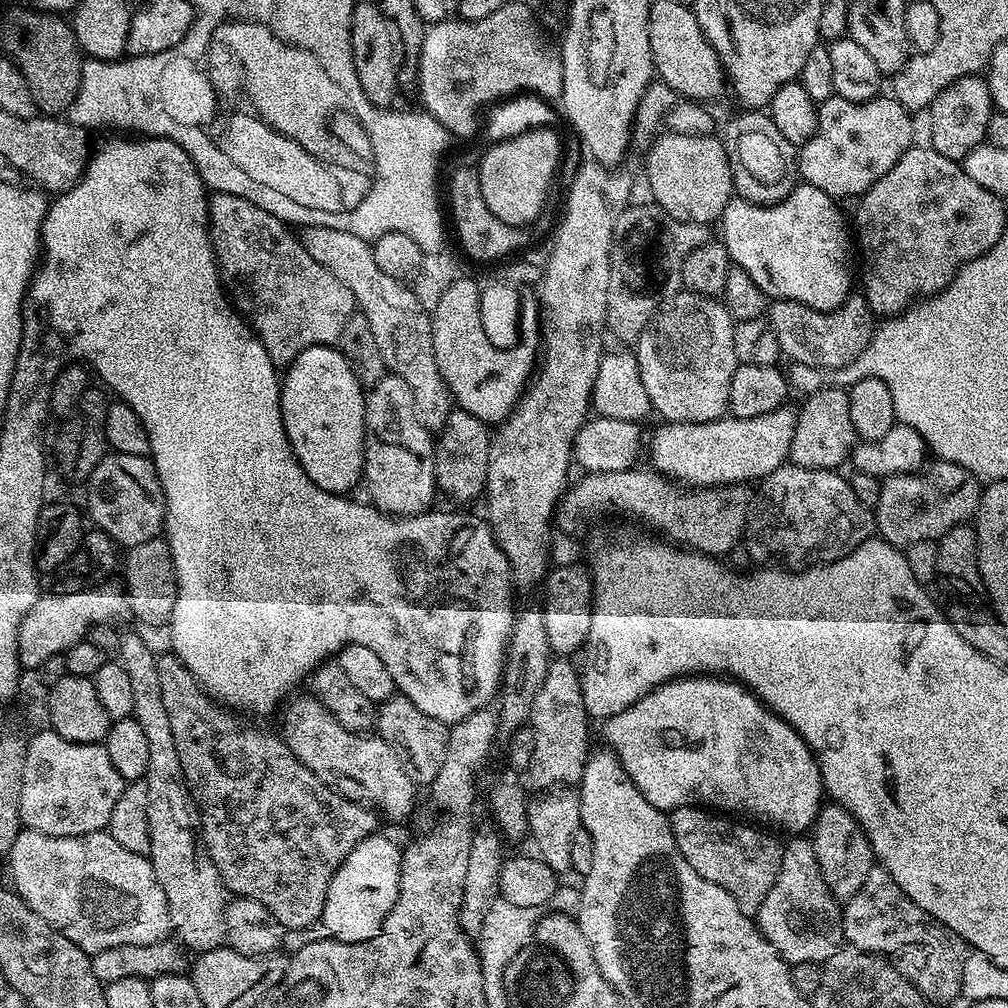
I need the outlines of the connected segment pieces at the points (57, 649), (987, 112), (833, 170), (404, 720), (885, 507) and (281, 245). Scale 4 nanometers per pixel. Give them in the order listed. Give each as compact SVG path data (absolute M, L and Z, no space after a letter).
M112 582L97 583L85 588L83 592L37 596L34 606L30 606L30 614L22 618L22 626L18 630L18 658L21 669L39 670L46 658L61 655L67 648L85 639L96 623L116 626L120 624L119 620L129 619L127 591L119 583L108 583Z
M983 75L963 76L958 82L950 82L927 109L928 132L932 135L930 147L946 158L960 162L970 150L985 143L986 126L994 111L992 95Z
M881 94L864 104L834 95L818 107L818 130L814 138L810 138L810 142L799 145L798 148L800 180L822 190L827 196L863 196L866 190L870 190L870 186L874 186L874 182L878 182L878 178L882 178L882 174L890 174L890 170L894 170L894 162L898 162L898 158L902 158L902 154L913 147L909 109L903 108L891 95Z
M393 694L389 700L385 700L379 705L375 731L386 742L386 746L390 746L390 750L398 758L398 762L402 762L402 770L406 770L406 774L410 774L412 781L418 786L431 785L438 770L442 770L442 762L446 758L449 725L438 722L438 718L430 718L430 714L422 714L422 710L418 710L418 706L414 706L414 702L410 702L406 696Z
M941 459L932 463L919 472L887 477L880 485L874 509L876 532L879 539L895 548L903 550L914 542L939 541L951 528L969 523L975 517L980 504L981 481L957 464Z
M212 192L208 198L208 236L212 239L212 252L216 256L216 267L220 283L232 301L237 312L248 321L248 327L262 342L266 354L273 364L287 366L302 350L310 346L335 345L342 334L346 318L357 311L356 299L330 270L318 266L314 258L300 244L295 235L291 236L289 225L259 208L246 198L234 198L234 194Z

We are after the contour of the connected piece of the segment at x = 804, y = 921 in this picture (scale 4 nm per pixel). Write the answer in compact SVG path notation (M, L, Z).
M792 838L782 848L782 866L770 894L755 914L760 933L774 946L774 950L790 966L798 962L823 965L845 943L844 913L841 901L834 899L832 891L822 878L818 854L814 854L811 839Z

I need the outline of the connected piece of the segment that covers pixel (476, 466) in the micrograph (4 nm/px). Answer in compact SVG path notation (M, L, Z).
M453 410L449 414L434 440L436 487L443 495L445 492L452 500L472 500L484 492L489 439L489 425L474 418L474 414L463 410Z

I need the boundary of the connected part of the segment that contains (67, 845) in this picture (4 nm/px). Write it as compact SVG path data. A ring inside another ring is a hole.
M24 828L18 834L18 838L14 838L14 846L10 846L6 860L8 860L8 872L12 875L11 887L23 898L26 906L30 906L30 910L34 910L34 914L42 914L42 918L46 918L46 922L50 922L50 926L54 926L54 930L66 934L66 938L70 938L70 942L74 942L74 946L78 946L86 953L110 950L110 946L142 946L169 939L172 932L170 910L166 906L166 894L162 894L162 886L158 886L158 878L154 874L152 861L147 856L134 854L130 850L126 850L126 846L114 842L114 838L106 830L82 834L81 836L51 836L50 834L42 834L33 828Z

